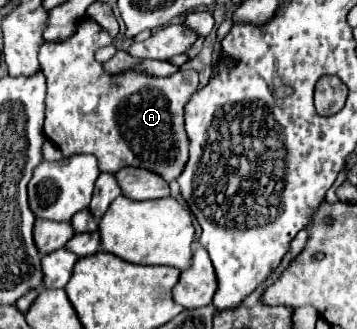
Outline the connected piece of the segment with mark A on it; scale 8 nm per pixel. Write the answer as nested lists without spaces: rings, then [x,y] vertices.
[[[82,17],[78,21],[78,31],[62,41],[62,43],[46,43],[40,49],[40,67],[48,81],[46,91],[46,123],[44,133],[46,137],[62,151],[64,157],[72,155],[94,155],[98,159],[100,173],[116,173],[122,167],[142,167],[152,173],[158,173],[166,183],[180,177],[188,161],[188,147],[190,139],[184,129],[184,107],[190,97],[198,89],[198,71],[180,67],[170,77],[146,77],[136,73],[126,73],[114,81],[114,75],[102,71],[102,65],[94,59],[94,51],[112,43],[110,35],[96,25]]]

